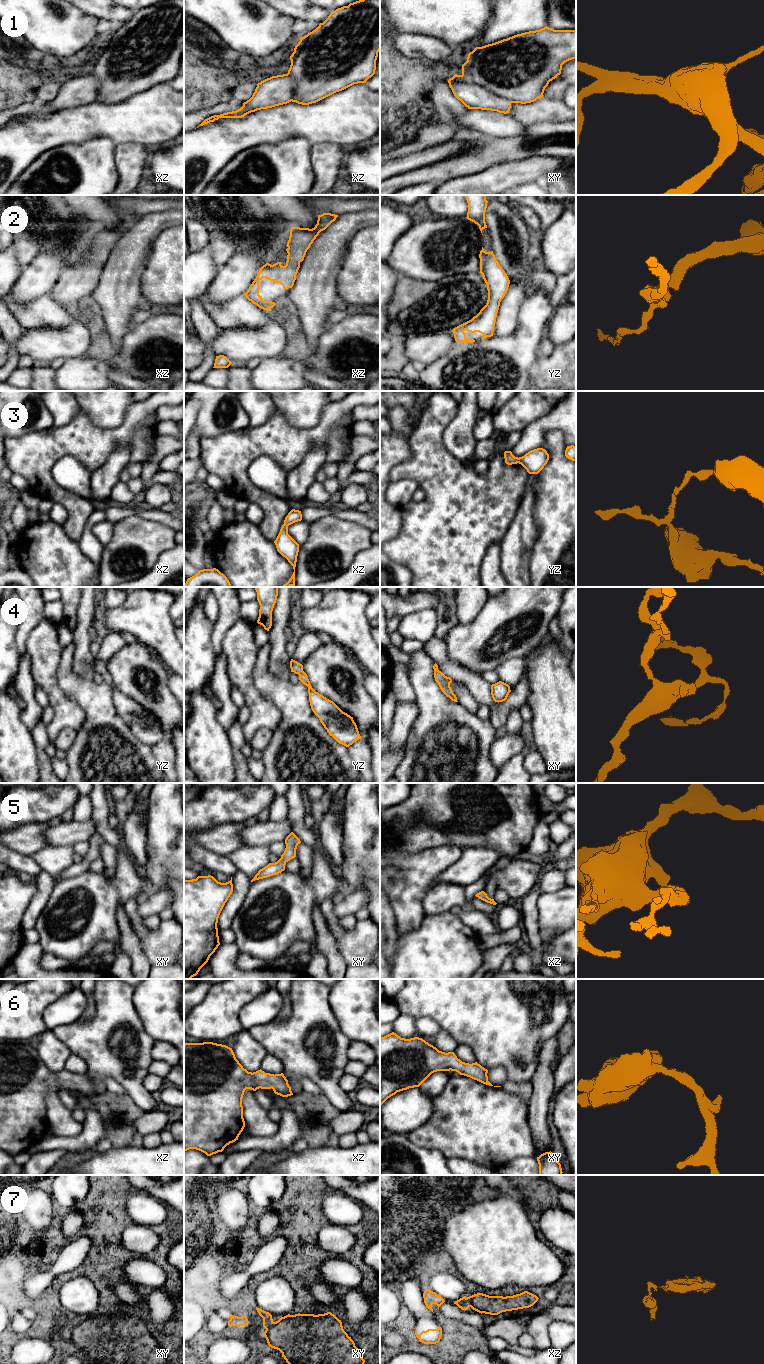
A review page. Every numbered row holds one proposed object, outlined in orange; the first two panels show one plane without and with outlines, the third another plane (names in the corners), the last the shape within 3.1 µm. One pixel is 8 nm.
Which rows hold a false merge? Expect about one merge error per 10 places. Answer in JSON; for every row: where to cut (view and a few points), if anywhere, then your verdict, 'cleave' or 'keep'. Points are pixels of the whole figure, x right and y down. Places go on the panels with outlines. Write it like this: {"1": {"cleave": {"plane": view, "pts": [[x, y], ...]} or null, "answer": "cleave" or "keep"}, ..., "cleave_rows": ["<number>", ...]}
{"1": {"cleave": null, "answer": "keep"}, "2": {"cleave": null, "answer": "keep"}, "3": {"cleave": null, "answer": "keep"}, "4": {"cleave": null, "answer": "keep"}, "5": {"cleave": null, "answer": "keep"}, "6": {"cleave": null, "answer": "keep"}, "7": {"cleave": {"plane": "xz", "pts": [[466, 1298], [469, 1306]]}, "answer": "cleave"}, "cleave_rows": ["7"]}

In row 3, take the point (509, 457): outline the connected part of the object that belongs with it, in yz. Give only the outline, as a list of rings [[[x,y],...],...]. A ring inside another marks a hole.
[[[543,448],[529,451],[522,457],[515,457],[511,451],[504,452],[505,463],[508,465],[521,464],[529,474],[538,474],[549,460],[549,454]]]

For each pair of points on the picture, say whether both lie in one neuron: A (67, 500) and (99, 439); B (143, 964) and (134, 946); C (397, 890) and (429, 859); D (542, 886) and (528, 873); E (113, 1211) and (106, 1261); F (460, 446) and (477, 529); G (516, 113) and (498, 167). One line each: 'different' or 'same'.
A: same
B: same
C: same
D: different
E: same
F: different
G: different

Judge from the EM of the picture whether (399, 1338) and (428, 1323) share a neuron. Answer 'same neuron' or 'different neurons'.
different neurons

